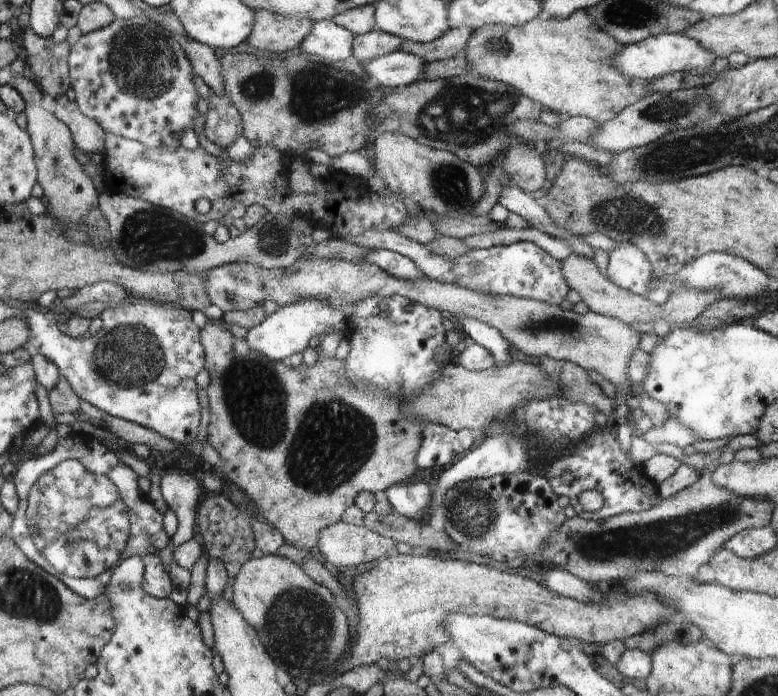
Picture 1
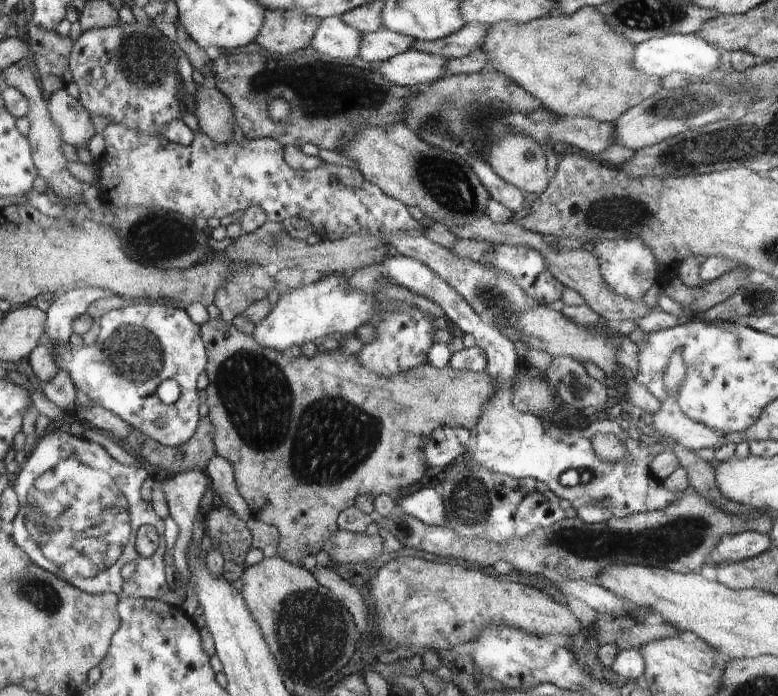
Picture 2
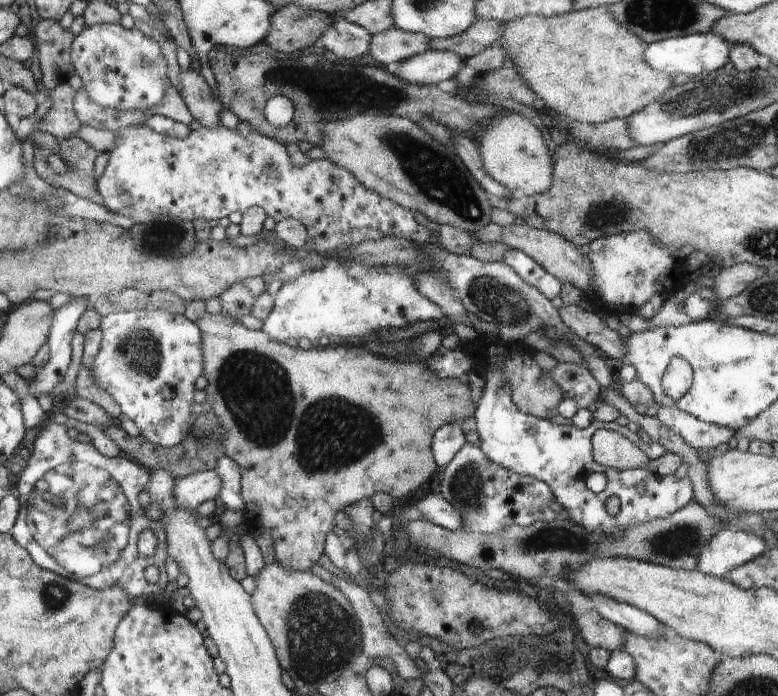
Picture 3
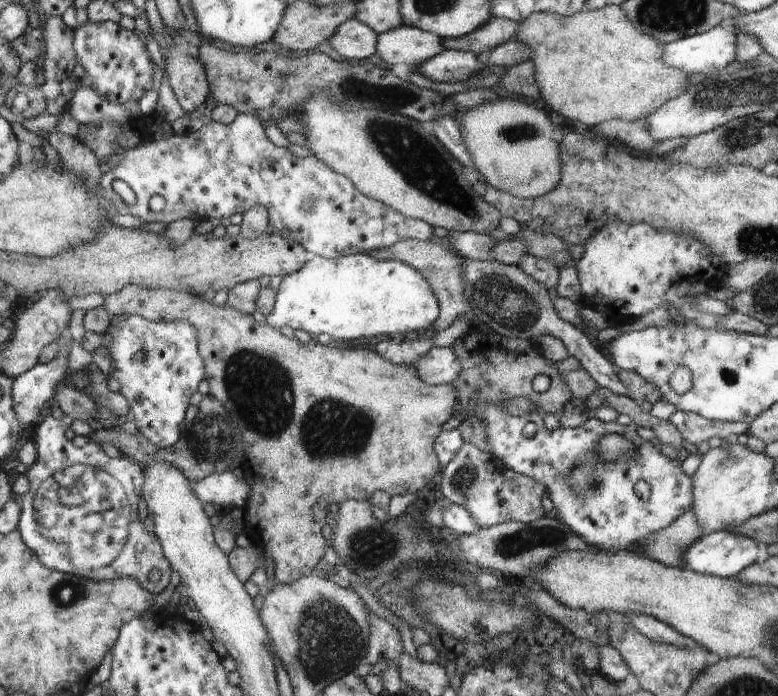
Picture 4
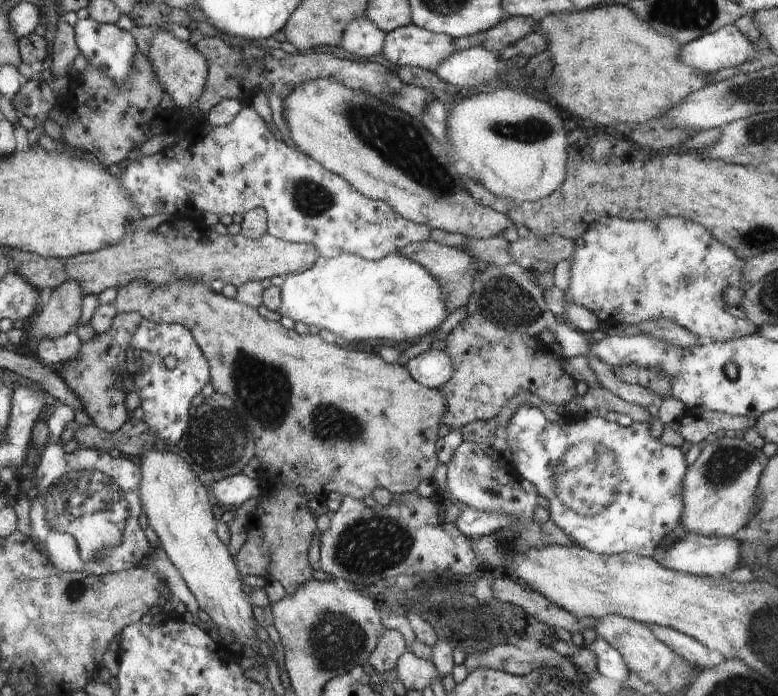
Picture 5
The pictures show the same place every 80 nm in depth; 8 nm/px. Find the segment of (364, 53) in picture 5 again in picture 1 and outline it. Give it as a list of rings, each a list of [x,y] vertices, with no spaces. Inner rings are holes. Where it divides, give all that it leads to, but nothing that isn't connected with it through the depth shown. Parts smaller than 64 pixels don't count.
[[[332,19],[319,20],[297,50],[324,60],[346,60],[348,56],[353,56],[352,40],[354,35],[334,24]]]

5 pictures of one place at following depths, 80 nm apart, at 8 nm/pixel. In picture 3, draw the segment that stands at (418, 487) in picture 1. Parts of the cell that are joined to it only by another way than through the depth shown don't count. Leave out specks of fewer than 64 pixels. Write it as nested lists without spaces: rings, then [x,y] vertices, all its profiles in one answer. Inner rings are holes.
[[[430,494],[414,507],[420,510],[432,524],[451,531],[464,530],[461,512],[453,509],[453,506],[447,500],[444,500],[441,494]]]

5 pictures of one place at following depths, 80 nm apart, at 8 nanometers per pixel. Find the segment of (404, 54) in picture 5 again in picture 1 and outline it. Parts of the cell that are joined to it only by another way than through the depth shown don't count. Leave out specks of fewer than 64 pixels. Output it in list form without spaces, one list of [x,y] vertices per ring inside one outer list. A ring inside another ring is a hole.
[[[376,29],[366,34],[354,35],[352,52],[357,60],[366,63],[378,56],[398,51],[403,42],[403,38],[399,36]]]

